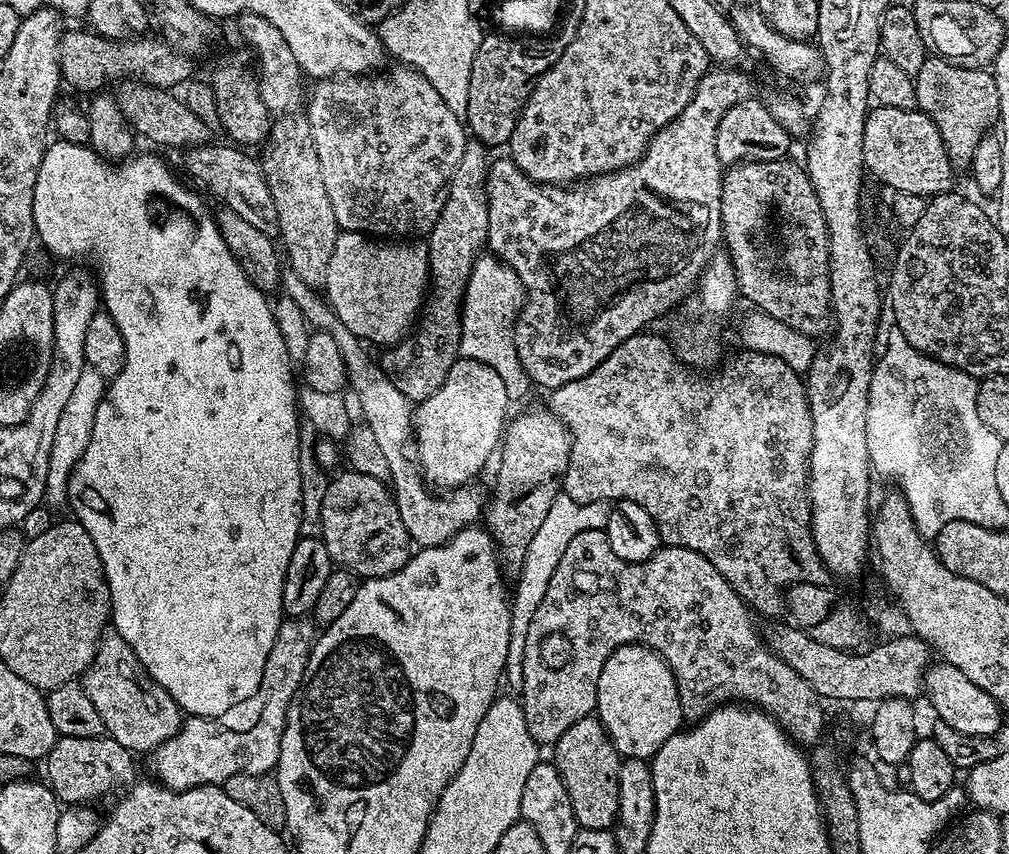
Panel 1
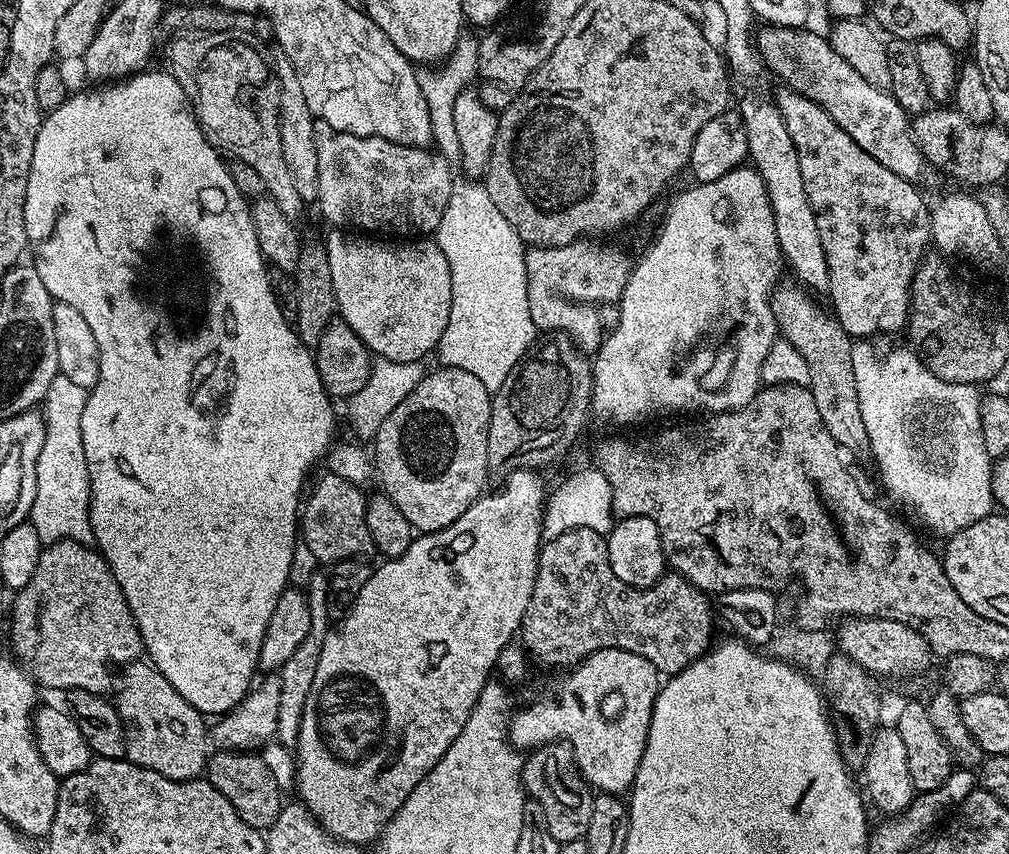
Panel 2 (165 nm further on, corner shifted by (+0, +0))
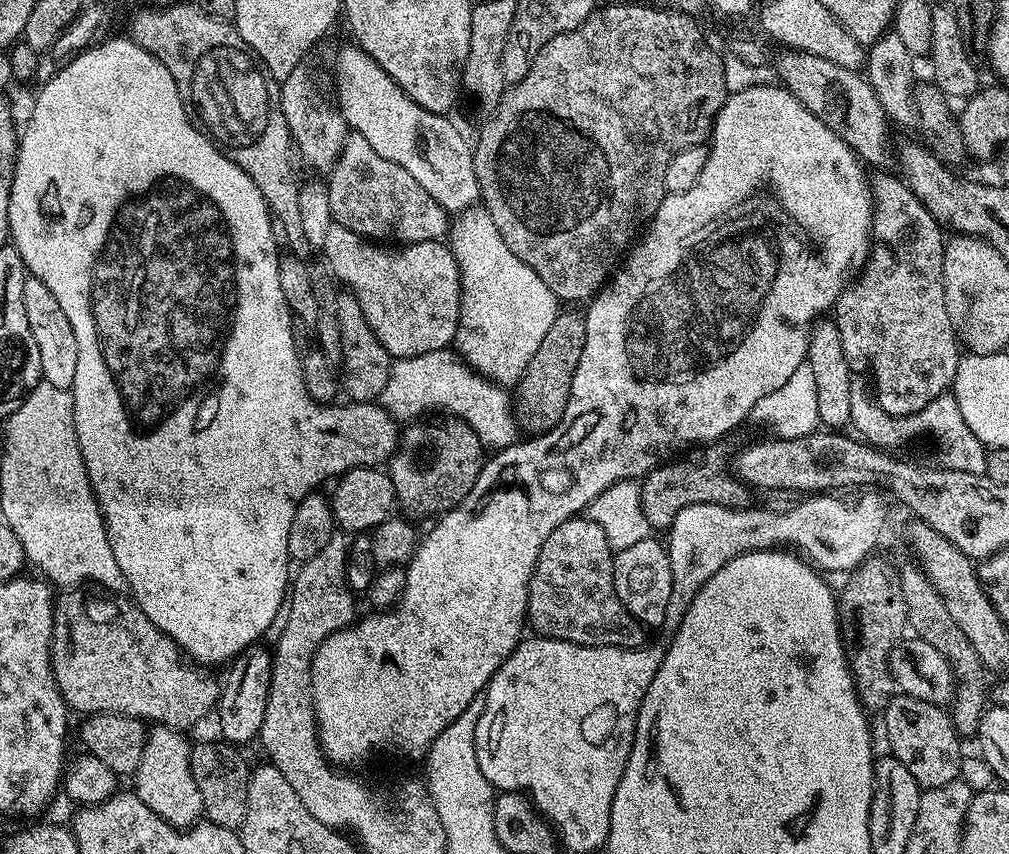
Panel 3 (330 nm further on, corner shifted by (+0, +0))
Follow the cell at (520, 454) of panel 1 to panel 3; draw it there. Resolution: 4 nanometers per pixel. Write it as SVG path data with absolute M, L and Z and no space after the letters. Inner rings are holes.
M560 311L554 318L554 326L550 326L550 331L546 333L546 338L542 338L538 354L530 358L514 388L514 415L521 429L528 428L529 433L539 434L547 432L564 419L574 370L578 370L578 358L582 358L582 346L586 346L586 322L583 315L579 311Z

